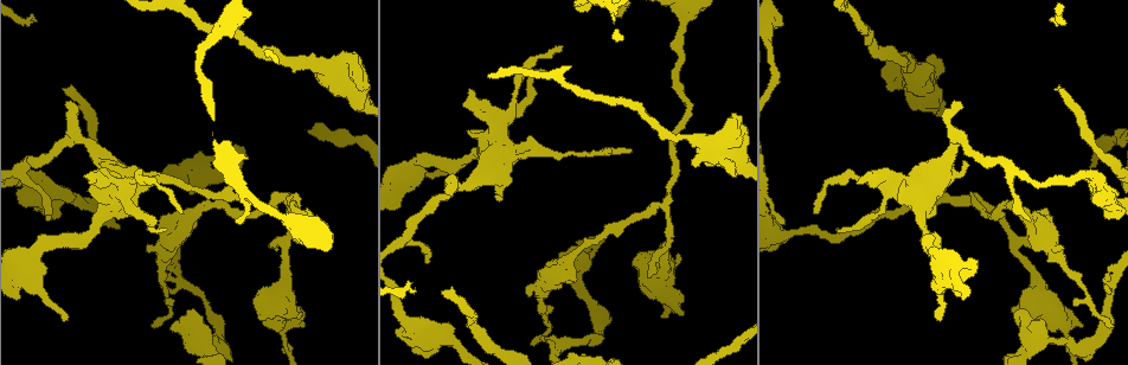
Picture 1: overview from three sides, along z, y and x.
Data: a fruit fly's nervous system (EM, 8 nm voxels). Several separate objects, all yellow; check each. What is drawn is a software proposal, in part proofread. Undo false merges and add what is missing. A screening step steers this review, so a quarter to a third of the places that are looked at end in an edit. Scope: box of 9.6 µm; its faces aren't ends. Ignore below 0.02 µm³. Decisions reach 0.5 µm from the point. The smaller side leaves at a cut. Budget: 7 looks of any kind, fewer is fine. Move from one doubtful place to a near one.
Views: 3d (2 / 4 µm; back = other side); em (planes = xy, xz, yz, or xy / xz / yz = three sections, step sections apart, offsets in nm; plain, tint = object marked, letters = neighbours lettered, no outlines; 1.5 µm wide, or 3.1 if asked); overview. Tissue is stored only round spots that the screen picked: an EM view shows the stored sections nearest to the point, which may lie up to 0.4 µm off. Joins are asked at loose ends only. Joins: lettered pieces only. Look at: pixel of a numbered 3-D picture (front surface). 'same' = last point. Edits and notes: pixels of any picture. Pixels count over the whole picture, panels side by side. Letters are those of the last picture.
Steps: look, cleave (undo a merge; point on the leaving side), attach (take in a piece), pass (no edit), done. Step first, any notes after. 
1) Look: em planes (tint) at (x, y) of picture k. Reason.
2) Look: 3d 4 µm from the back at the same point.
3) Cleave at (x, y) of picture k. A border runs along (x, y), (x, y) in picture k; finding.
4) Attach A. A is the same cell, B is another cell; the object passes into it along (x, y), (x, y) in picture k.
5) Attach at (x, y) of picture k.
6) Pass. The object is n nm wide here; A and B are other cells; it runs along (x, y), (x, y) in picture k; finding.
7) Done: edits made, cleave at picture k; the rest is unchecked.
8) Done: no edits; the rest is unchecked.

Look: em xz step 8 (tint) at (285, 311) of picture 1. Free end.

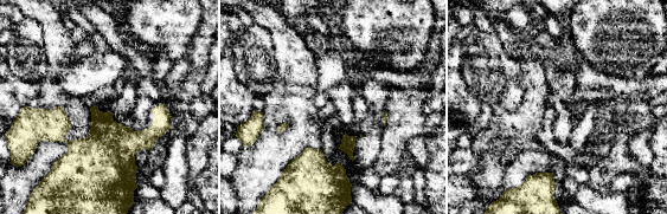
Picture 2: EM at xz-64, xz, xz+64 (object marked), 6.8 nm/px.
Look: em xz step 8 (letters) at the same point.

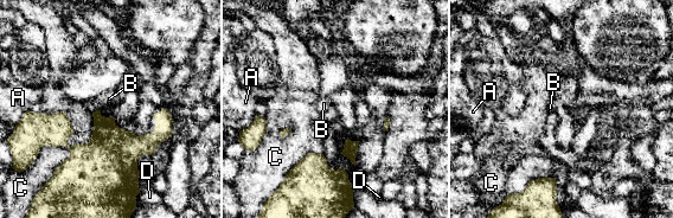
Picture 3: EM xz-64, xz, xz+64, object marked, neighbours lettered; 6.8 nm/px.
Pass. A, B, C and D are other cells; a border runs along (100, 109), (91, 113) in picture 3; none of them fits.

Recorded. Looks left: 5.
Look: 3d 2 µm at (66, 318) of picture 1. Free end.

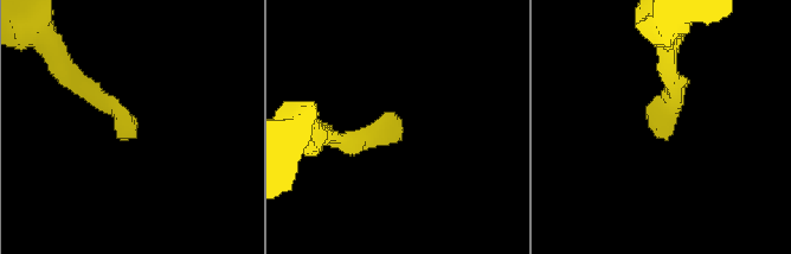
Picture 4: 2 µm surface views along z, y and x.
Look: em xy step 4 (letters) at (133, 125) of picture 4. Now the EM.

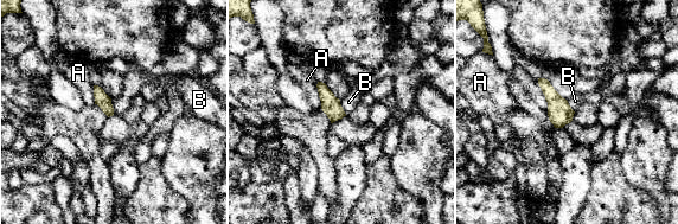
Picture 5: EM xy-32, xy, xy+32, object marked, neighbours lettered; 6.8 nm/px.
Look: em planes (letters) at the same point. Another direction.

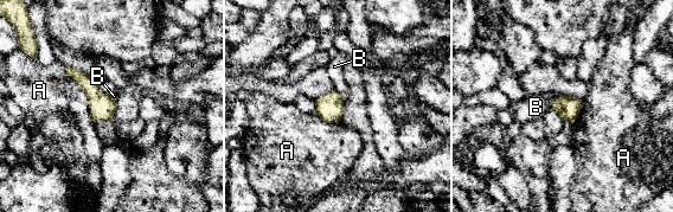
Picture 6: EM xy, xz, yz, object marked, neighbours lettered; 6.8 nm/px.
Pass. The object is 150 nm wide here; A and B are other cells; no lettered piece goes on from it.

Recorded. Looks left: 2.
Look: em xz step 4 (letters) at (965, 163) of picture 1. Stops while still wide.

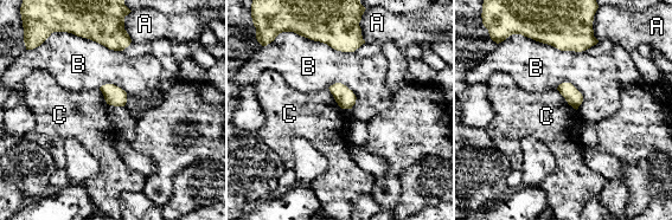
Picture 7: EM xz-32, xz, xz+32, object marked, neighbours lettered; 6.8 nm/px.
Look: em planes (letters) at the same point.

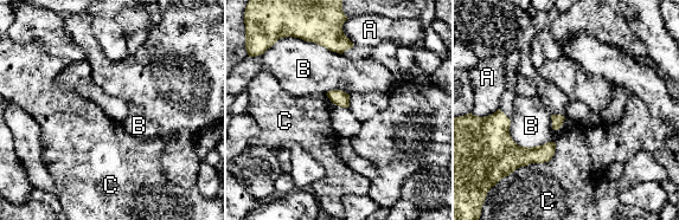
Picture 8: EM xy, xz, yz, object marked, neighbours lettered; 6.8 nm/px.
Pass. A, B and C are other cells; no lettered piece goes on from it.

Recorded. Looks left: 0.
Done: no edits; the rest is unchecked.

